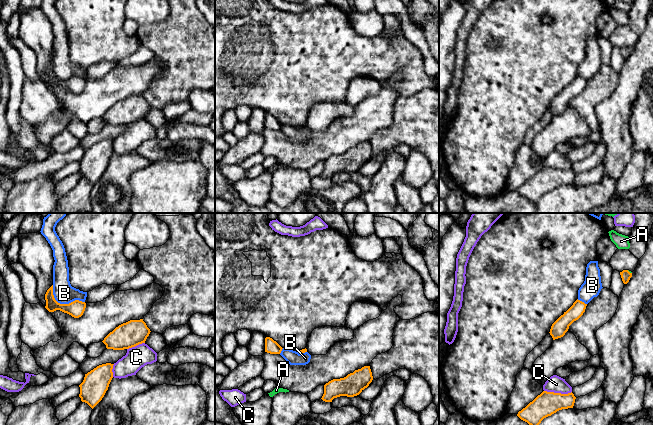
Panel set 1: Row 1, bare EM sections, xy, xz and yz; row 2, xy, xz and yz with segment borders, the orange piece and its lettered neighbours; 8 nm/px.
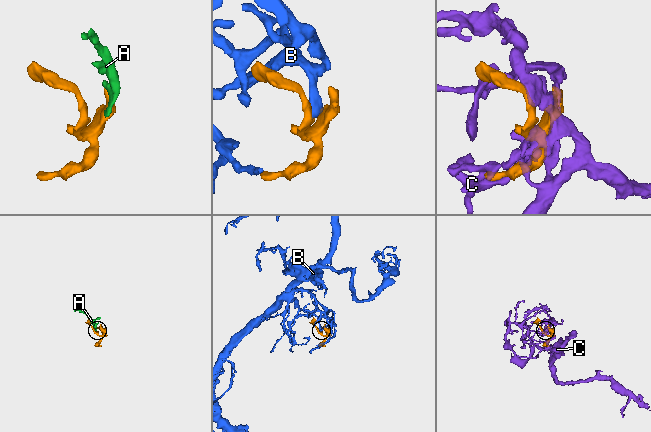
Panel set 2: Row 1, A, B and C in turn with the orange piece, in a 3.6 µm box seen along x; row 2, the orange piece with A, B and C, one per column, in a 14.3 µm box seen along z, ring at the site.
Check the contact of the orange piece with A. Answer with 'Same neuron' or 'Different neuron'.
Same neuron

